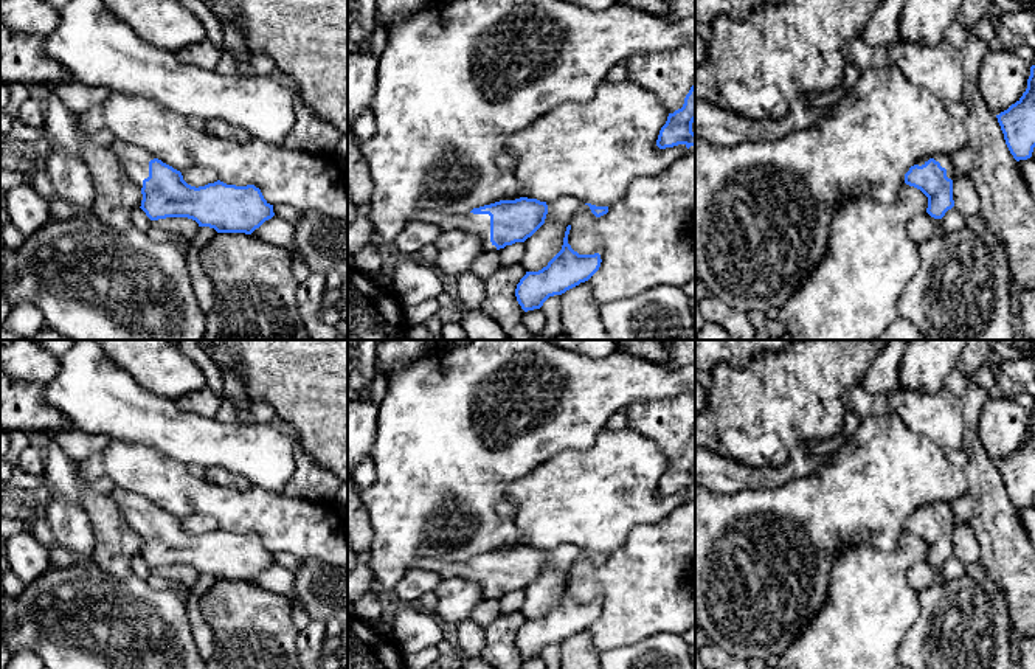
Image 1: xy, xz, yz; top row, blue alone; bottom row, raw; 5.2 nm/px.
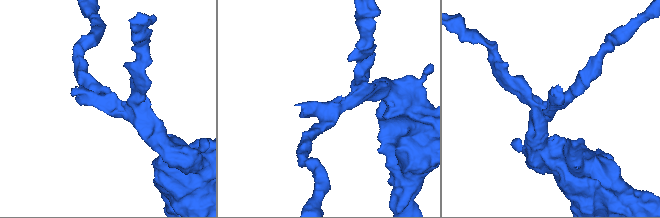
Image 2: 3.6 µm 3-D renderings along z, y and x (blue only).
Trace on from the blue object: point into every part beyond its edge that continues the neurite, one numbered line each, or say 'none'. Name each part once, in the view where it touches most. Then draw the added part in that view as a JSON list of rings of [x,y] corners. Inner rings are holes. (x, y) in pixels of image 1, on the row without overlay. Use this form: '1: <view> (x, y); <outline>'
1: xz (477, 571); [[[417,559],[413,568],[434,571],[441,579],[462,577],[466,581],[478,582],[483,590],[483,598],[497,598],[490,590],[490,563],[489,562],[445,562],[434,559]]]

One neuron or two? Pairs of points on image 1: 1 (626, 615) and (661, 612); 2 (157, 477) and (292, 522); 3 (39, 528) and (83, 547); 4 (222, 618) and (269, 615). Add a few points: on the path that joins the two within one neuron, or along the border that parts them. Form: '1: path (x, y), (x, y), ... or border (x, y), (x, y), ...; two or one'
1: path (635, 612), (652, 612); one
2: path (191, 494), (225, 503), (236, 511), (258, 511); one
3: border (44, 516), (59, 544), (84, 554); two
4: path (233, 618), (258, 618); one

